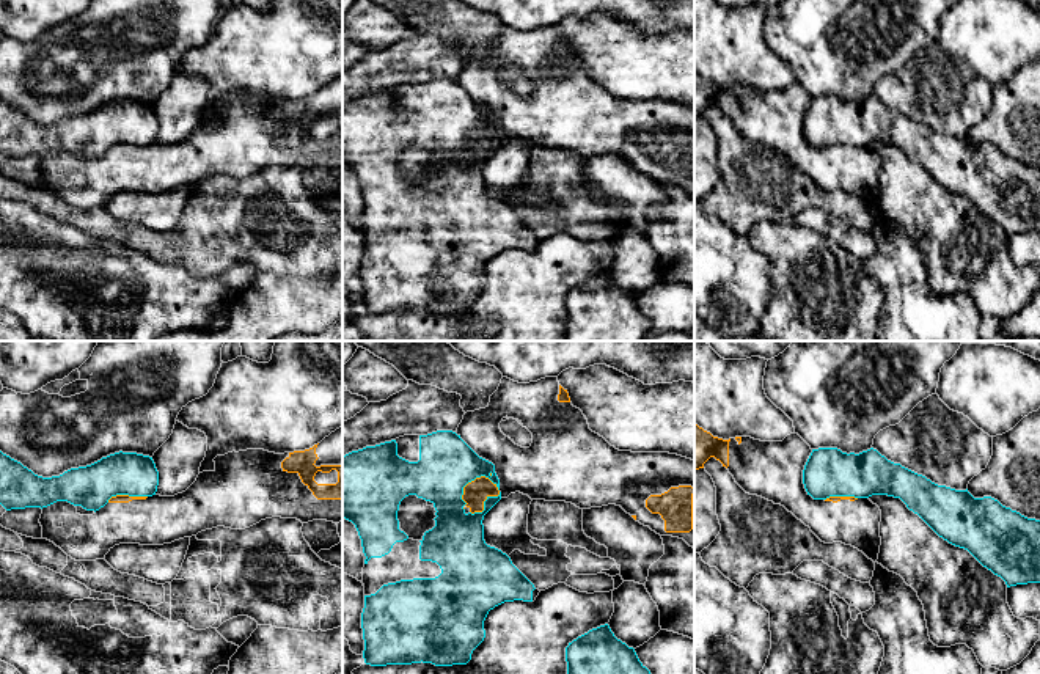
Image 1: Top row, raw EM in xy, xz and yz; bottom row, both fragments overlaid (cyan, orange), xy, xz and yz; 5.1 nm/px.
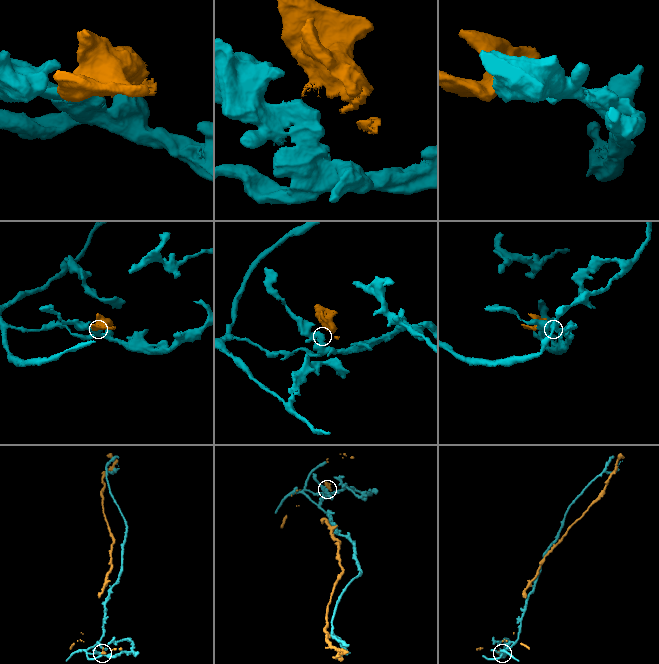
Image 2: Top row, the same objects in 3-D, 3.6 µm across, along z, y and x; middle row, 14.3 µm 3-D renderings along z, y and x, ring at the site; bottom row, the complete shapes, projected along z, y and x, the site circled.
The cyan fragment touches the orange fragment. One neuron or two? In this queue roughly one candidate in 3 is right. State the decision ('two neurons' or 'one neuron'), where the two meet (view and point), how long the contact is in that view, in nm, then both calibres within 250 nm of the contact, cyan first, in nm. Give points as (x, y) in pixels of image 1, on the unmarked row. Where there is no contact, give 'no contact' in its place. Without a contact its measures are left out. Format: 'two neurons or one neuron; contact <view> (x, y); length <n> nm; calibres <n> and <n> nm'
two neurons; contact xz (492, 145); length 240 nm; calibres 220 and 120 nm

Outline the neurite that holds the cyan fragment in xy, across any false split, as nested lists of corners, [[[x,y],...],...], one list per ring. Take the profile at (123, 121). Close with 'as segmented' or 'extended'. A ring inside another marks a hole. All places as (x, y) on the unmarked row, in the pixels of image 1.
[[[0,99],[0,152],[6,159],[68,149],[96,160],[116,143],[152,145],[157,134],[152,105],[137,101],[119,99],[60,124],[42,126]]]; as segmented

